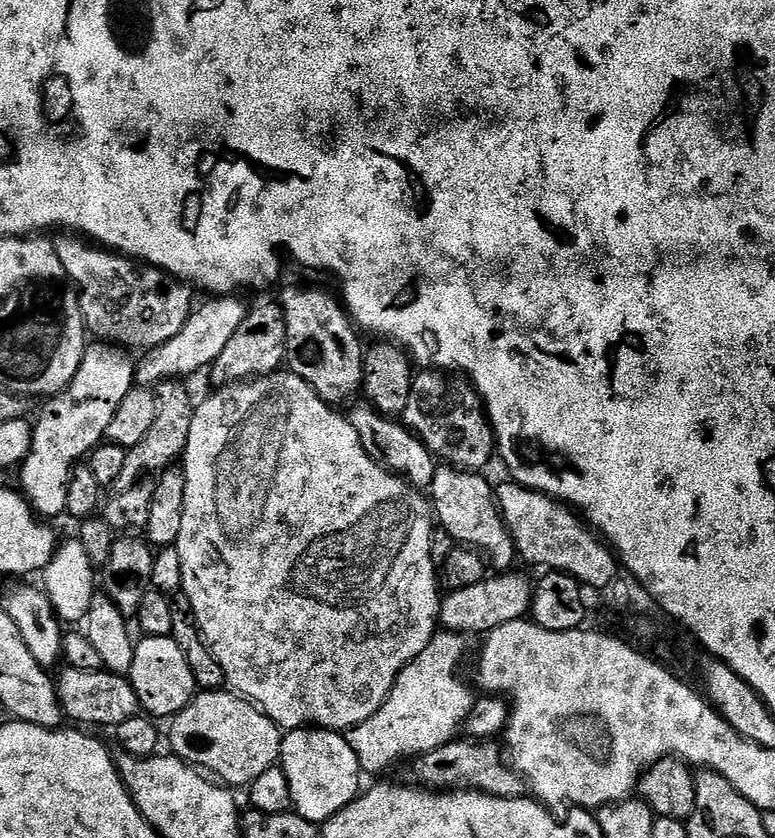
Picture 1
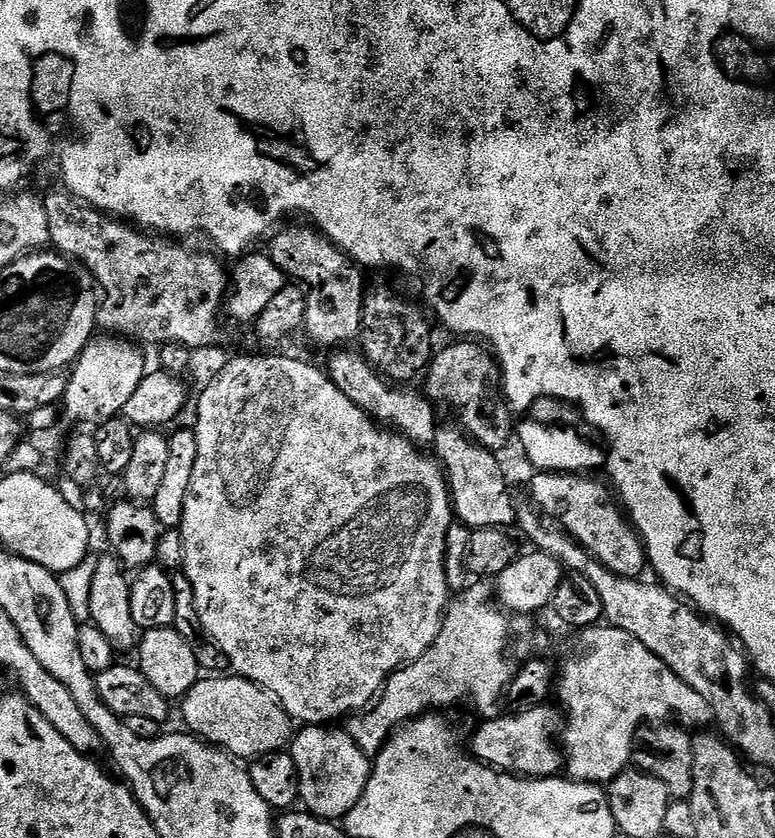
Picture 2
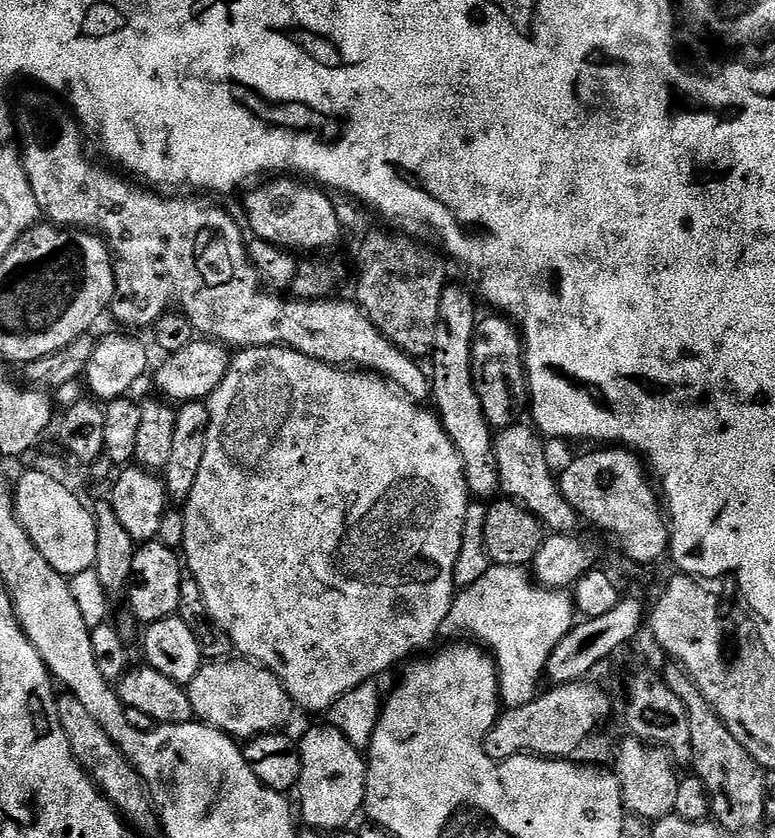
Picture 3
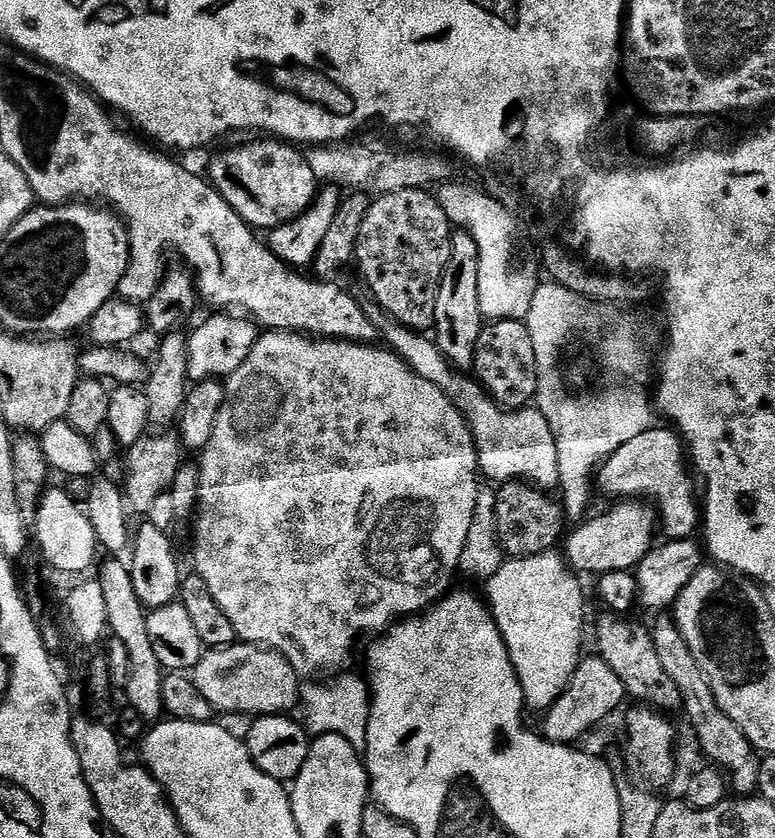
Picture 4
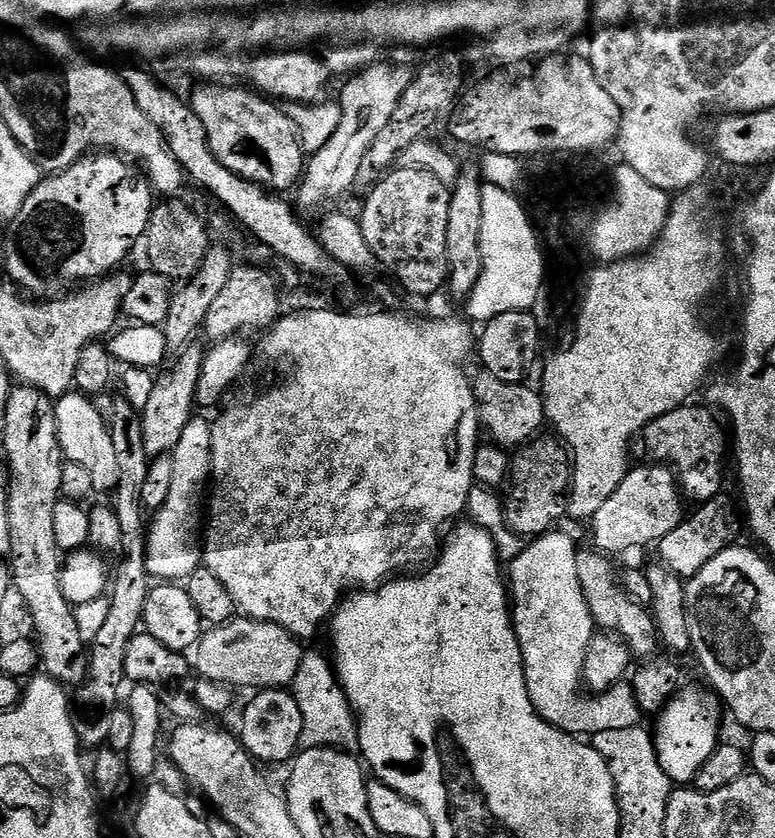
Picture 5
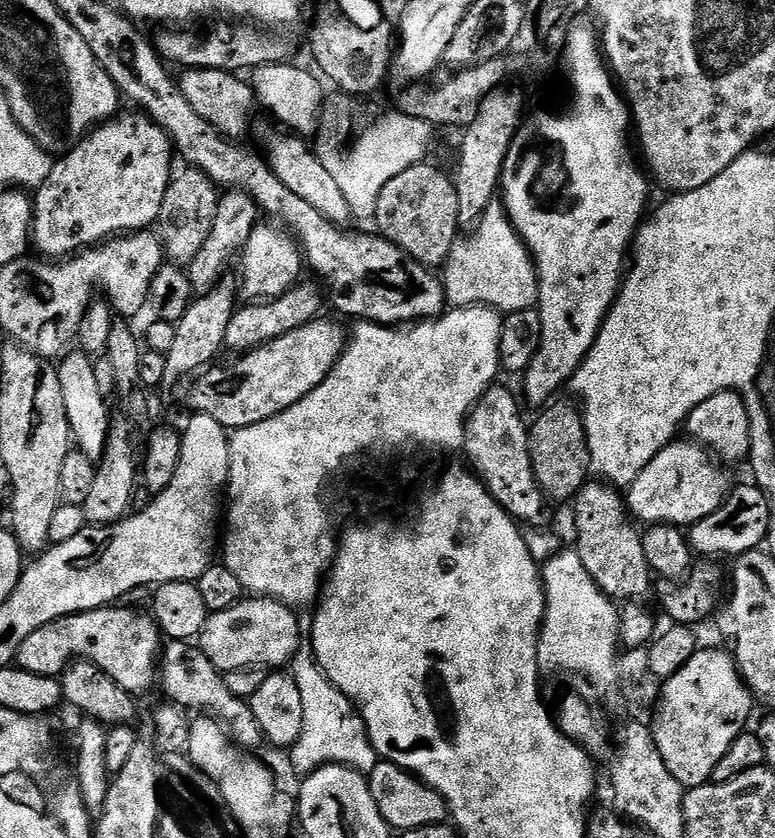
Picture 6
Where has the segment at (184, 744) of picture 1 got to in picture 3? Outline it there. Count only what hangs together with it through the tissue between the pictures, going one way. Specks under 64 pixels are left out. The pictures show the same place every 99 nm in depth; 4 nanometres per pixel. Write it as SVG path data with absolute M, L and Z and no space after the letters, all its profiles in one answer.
M225 658L205 663L187 689L193 717L233 738L255 738L283 729L283 724L294 713L290 694L279 678L268 668L247 658Z

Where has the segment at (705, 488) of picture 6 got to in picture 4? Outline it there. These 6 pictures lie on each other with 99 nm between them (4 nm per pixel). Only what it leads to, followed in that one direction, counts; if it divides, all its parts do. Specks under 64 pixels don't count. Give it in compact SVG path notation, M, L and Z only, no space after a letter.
M628 498L613 504L616 505L609 512L604 512L593 520L585 519L573 527L576 529L572 533L567 533L562 544L562 555L572 572L626 572L635 569L649 548L653 547L652 535L658 532L658 517L655 511L647 503L636 498Z

